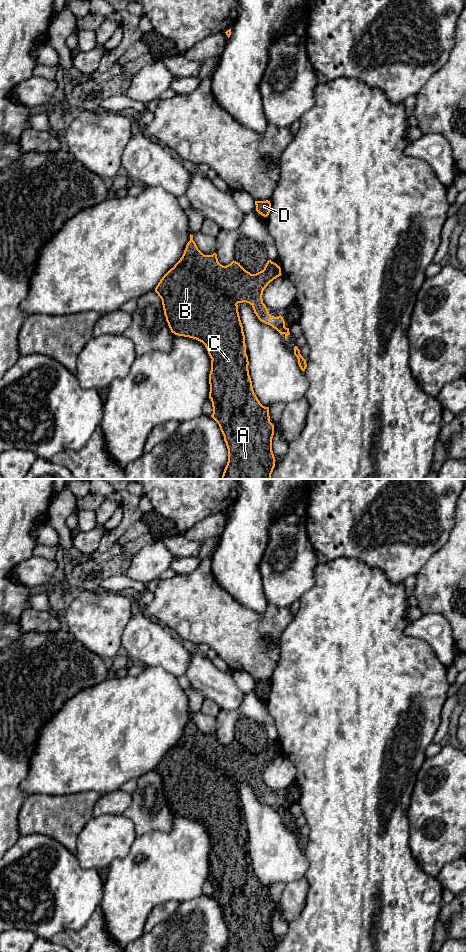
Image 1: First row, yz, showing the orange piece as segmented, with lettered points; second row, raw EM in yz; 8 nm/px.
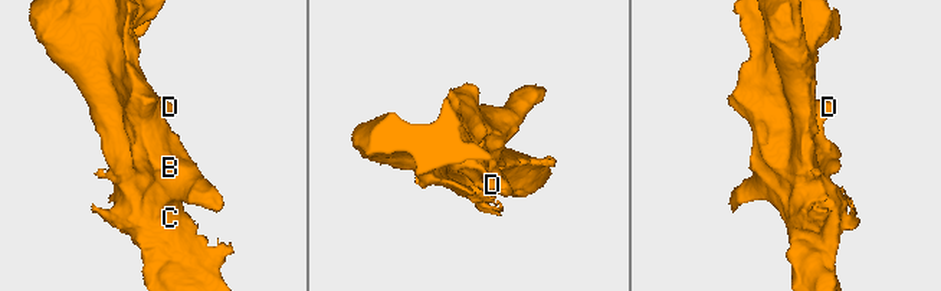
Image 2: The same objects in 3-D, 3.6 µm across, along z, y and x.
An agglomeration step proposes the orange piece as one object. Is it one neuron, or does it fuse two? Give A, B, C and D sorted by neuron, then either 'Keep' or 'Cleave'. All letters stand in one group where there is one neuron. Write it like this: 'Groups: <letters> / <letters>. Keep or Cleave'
Groups: A B C D. Keep

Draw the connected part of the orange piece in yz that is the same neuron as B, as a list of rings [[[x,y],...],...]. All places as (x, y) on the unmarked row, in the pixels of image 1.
[[[190,714],[182,737],[155,768],[162,780],[171,812],[202,822],[212,839],[209,854],[209,878],[213,887],[211,897],[218,903],[228,929],[224,952],[273,952],[275,947],[272,931],[274,905],[270,902],[269,887],[260,883],[253,870],[237,784],[249,783],[261,802],[272,806],[287,819],[290,812],[283,797],[271,796],[262,779],[264,769],[281,755],[280,746],[271,740],[256,754],[246,751],[234,740],[223,746],[218,742],[216,733],[204,735]]]

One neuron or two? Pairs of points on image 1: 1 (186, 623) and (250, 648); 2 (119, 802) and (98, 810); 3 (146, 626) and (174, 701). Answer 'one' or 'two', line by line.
1: one
2: one
3: two

